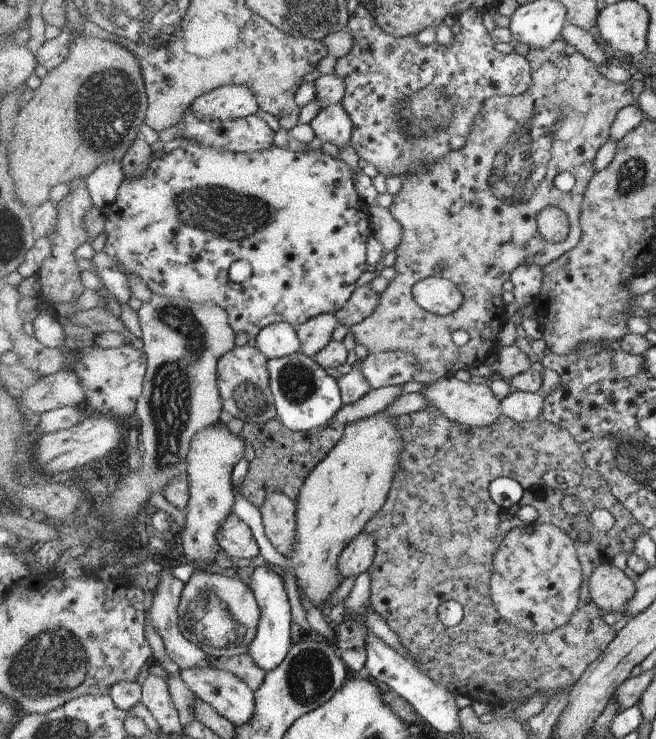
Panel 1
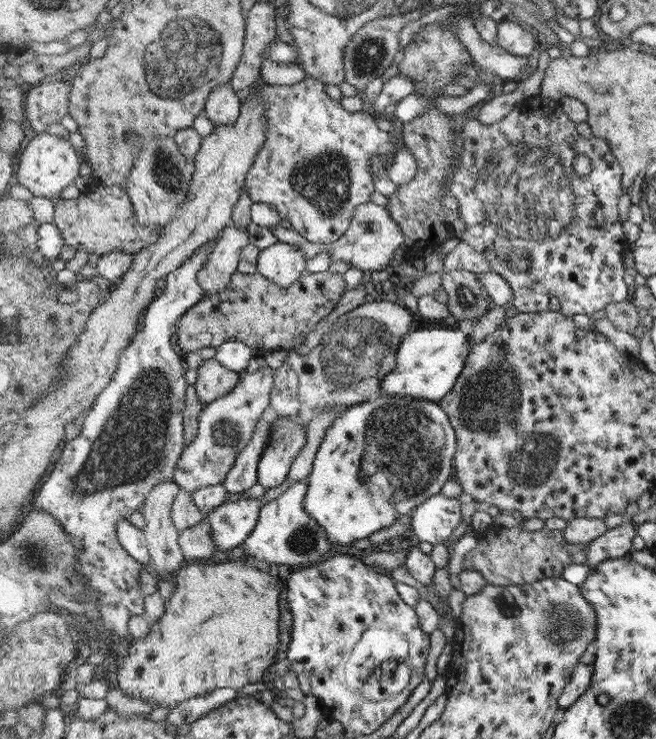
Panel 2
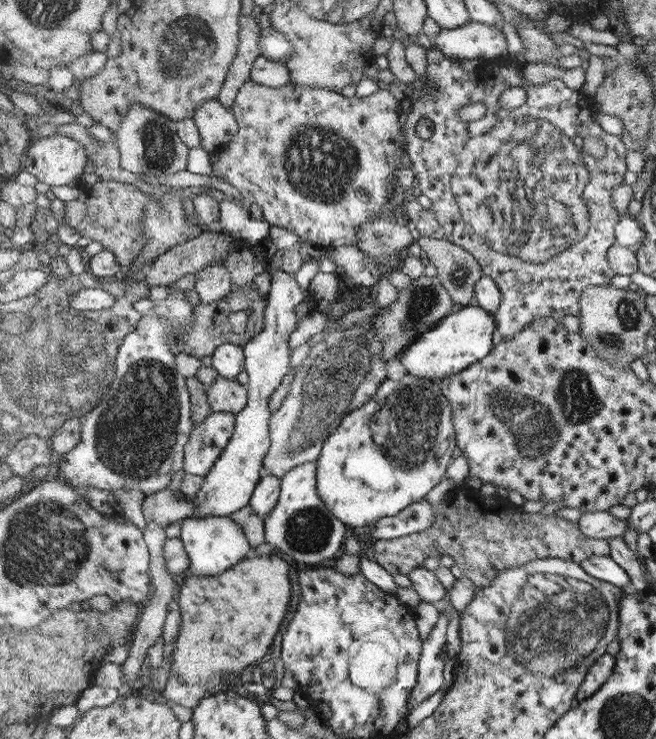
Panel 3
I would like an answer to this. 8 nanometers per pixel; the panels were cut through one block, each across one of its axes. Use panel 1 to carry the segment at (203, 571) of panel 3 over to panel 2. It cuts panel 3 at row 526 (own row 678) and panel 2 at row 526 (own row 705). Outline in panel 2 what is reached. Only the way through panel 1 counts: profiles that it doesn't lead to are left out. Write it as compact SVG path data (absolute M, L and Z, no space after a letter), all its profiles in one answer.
M246 497L222 503L222 506L208 514L214 540L220 550L230 552L242 545L257 527L260 514L260 500Z

